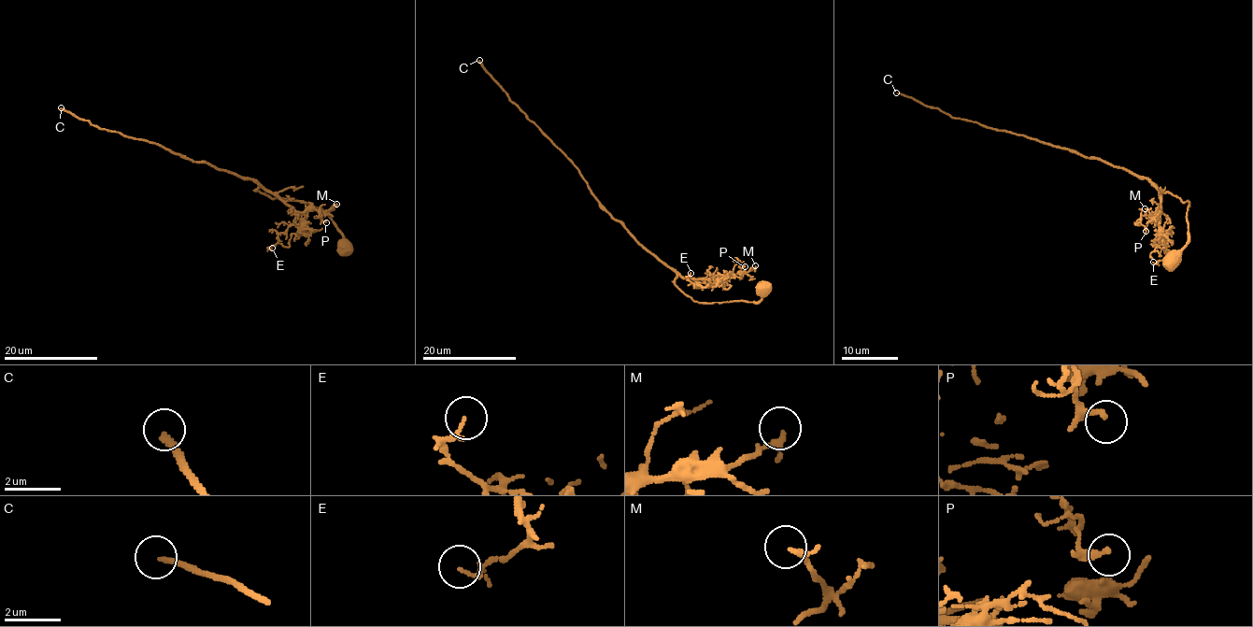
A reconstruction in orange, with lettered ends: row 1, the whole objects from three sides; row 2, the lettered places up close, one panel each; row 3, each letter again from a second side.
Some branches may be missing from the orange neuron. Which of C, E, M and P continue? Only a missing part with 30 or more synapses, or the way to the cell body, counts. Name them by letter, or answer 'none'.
C

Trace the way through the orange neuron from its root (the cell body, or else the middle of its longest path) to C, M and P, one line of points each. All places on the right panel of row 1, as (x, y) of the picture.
C: (1170, 262), (1176, 260), (1188, 240), (1188, 201), (1099, 159), (953, 118), (896, 92)
M: (1170, 262), (1176, 260), (1188, 240), (1189, 204), (1156, 189), (1160, 215), (1151, 217), (1145, 208)
P: (1170, 262), (1176, 260), (1188, 240), (1188, 201), (1156, 189), (1160, 215), (1142, 215), (1146, 231)

